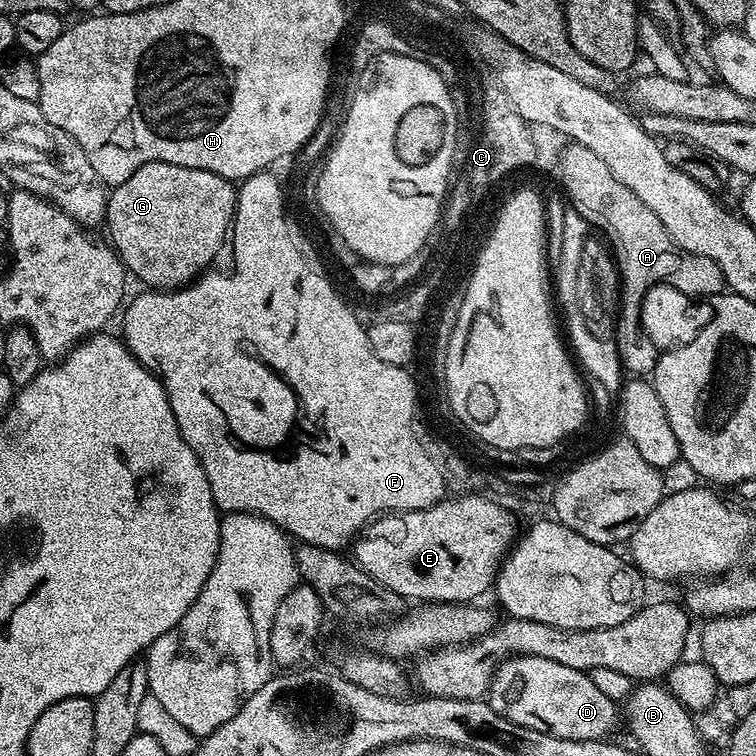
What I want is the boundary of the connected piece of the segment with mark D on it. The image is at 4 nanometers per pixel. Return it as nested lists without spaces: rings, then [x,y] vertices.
[[[512,656],[496,668],[486,693],[491,709],[507,721],[571,741],[609,737],[620,719],[617,703],[593,684],[589,673],[538,656]]]

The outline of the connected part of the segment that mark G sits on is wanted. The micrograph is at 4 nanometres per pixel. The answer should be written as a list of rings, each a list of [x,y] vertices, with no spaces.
[[[146,162],[146,166],[138,166],[138,170],[134,170],[134,174],[130,174],[130,178],[126,178],[126,182],[115,185],[108,192],[108,209],[104,215],[106,221],[106,229],[108,228],[107,239],[110,241],[116,253],[119,254],[120,260],[124,263],[125,269],[129,273],[132,272],[138,279],[152,290],[171,290],[181,287],[201,275],[209,267],[208,264],[220,252],[220,247],[225,247],[226,241],[230,236],[232,227],[232,218],[236,215],[236,193],[237,185],[233,181],[222,178],[218,174],[214,174],[210,170],[198,170],[197,168],[187,168],[186,166],[174,166],[170,162]]]

